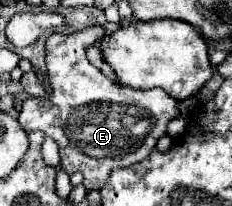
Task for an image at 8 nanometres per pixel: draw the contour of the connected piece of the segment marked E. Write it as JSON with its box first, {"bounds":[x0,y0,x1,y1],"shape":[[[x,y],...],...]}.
{"bounds":[17,26,179,190],"shape":[[[91,26],[69,36],[51,34],[45,42],[45,66],[53,92],[49,98],[27,98],[17,116],[25,132],[39,130],[57,142],[61,168],[67,174],[81,172],[87,190],[99,190],[113,168],[141,162],[165,134],[167,122],[179,116],[179,102],[161,88],[133,90],[117,86],[87,60],[85,48],[103,34],[103,26]]]}

